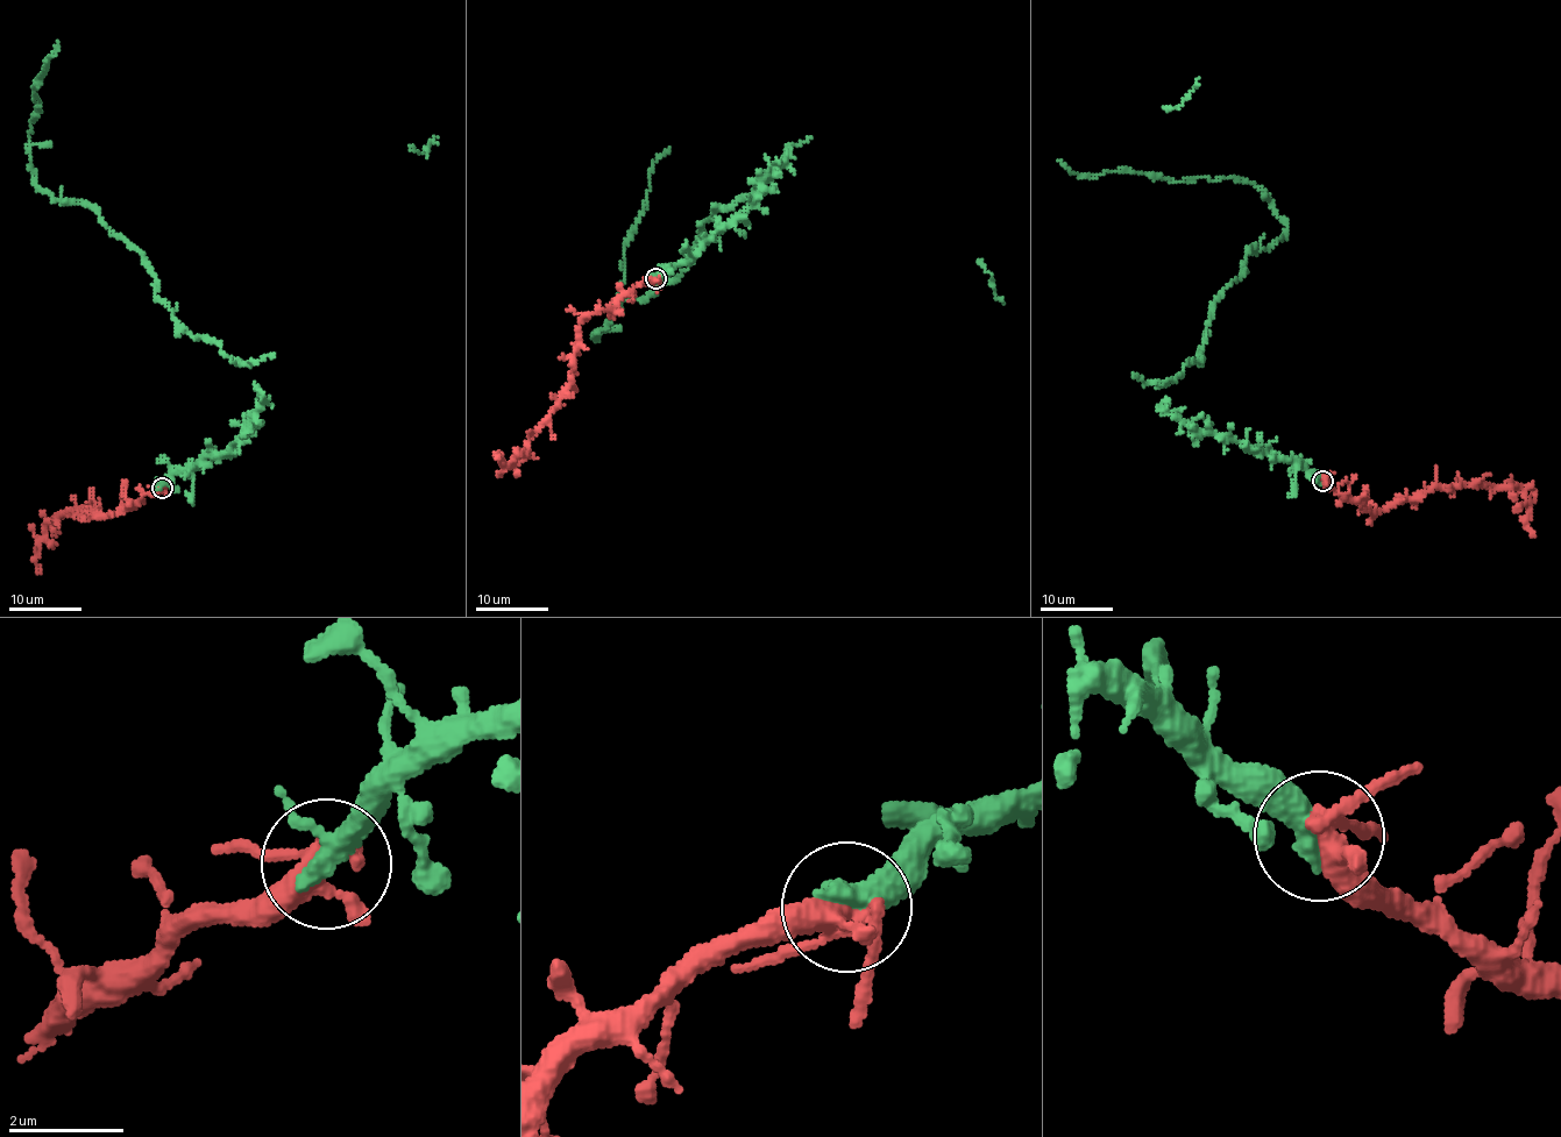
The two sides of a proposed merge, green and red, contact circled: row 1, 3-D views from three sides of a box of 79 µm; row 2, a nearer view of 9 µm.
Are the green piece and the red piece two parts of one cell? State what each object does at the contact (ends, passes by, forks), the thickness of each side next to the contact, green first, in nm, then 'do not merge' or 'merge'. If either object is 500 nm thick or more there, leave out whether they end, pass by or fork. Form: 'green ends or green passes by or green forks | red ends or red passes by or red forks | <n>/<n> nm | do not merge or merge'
green passes by | red forks | 360/320 nm | merge

